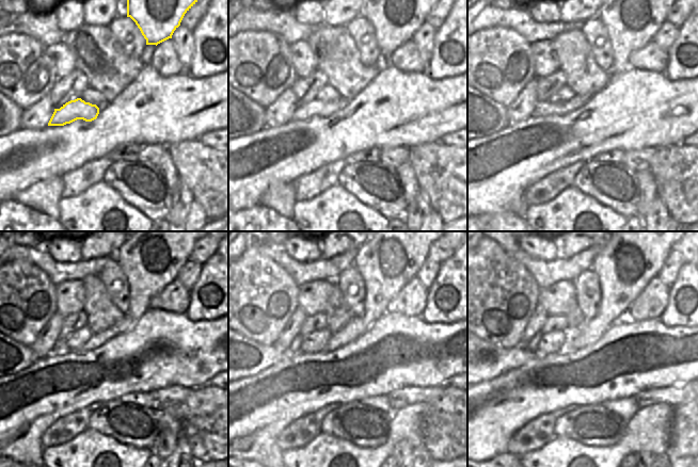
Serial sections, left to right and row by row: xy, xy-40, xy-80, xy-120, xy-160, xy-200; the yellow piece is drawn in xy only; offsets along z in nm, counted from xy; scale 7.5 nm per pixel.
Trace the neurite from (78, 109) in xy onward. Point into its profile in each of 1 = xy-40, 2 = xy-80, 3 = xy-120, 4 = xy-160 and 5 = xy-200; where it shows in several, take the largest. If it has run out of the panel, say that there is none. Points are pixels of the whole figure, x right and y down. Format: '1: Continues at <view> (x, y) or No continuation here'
1: Continues at xy-40 (319, 108)
2: Continues at xy-80 (544, 109)
3: Continues at xy-120 (151, 259)
4: Continues at xy-160 (392, 257)
5: Continues at xy-200 (631, 258).

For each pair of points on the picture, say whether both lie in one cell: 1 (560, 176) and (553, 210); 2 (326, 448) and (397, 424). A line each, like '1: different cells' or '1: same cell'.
1: different cells
2: same cell

